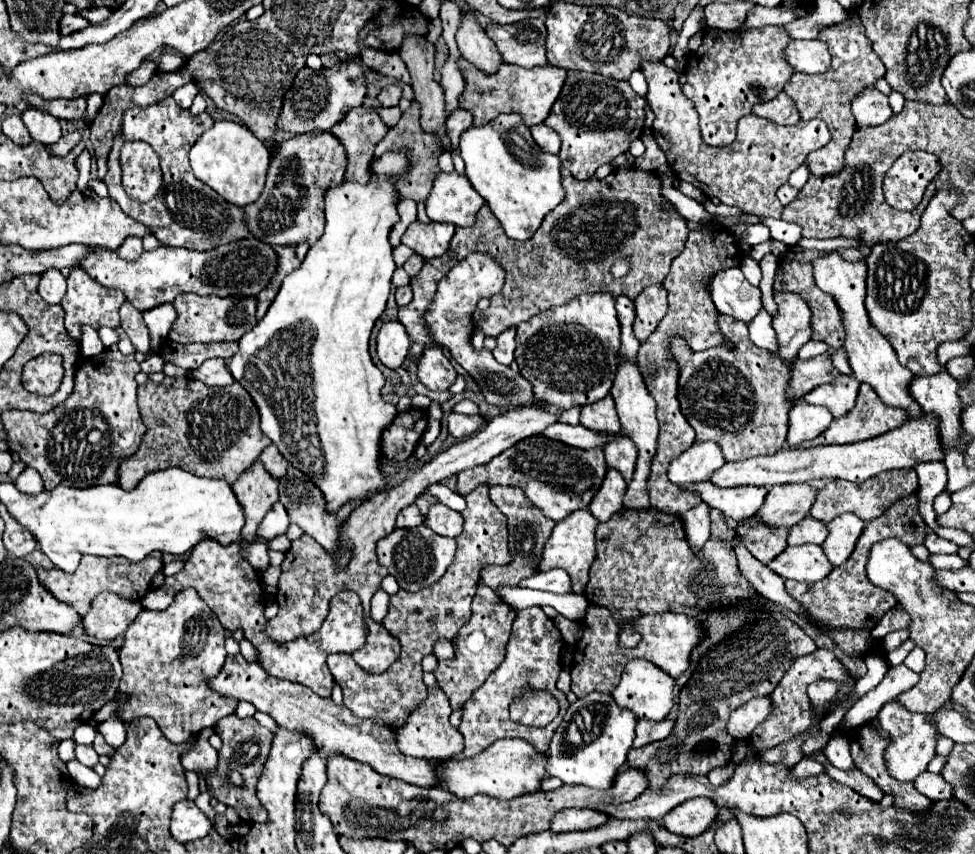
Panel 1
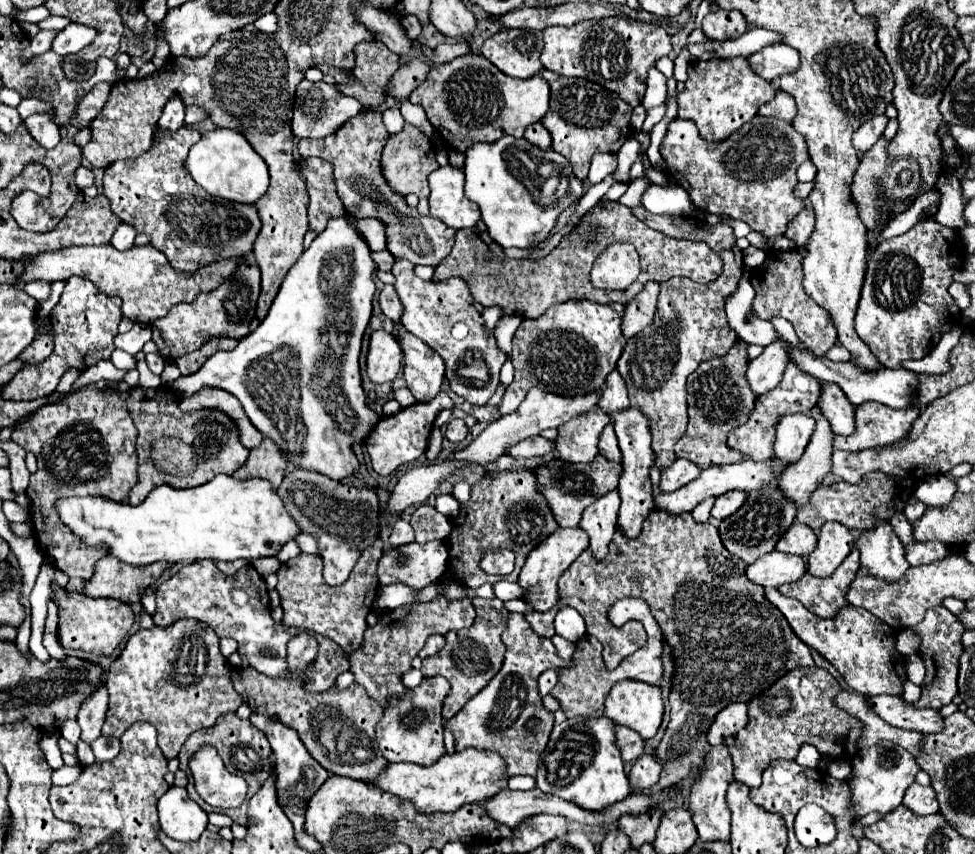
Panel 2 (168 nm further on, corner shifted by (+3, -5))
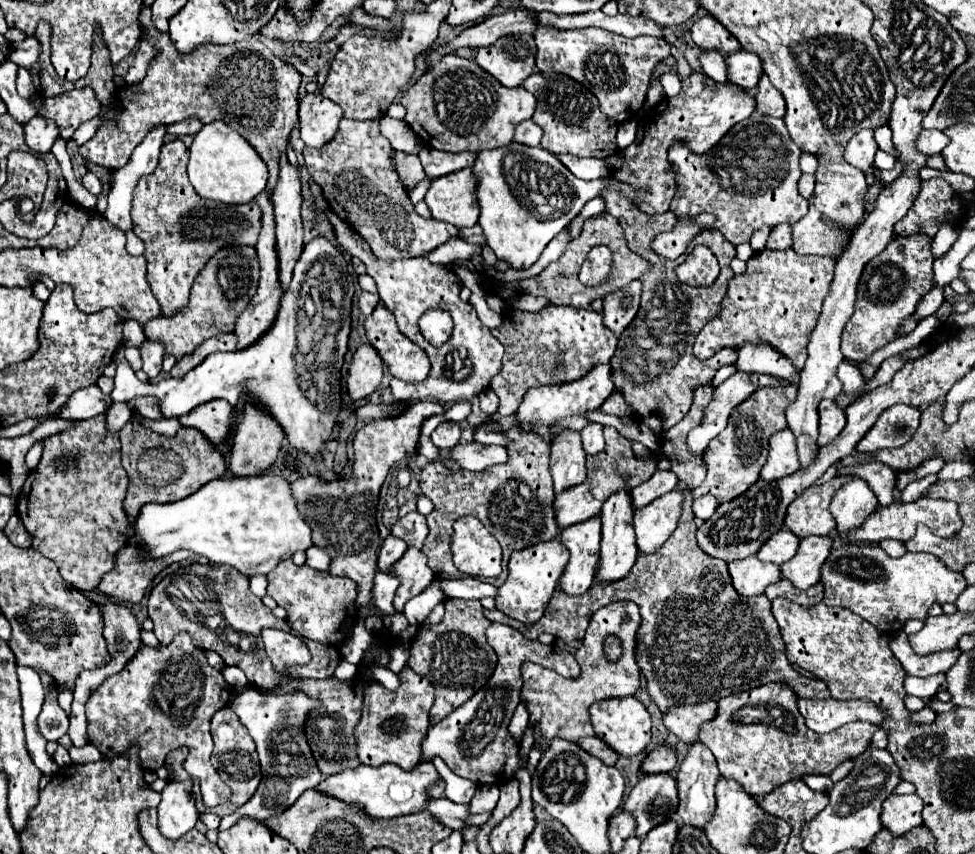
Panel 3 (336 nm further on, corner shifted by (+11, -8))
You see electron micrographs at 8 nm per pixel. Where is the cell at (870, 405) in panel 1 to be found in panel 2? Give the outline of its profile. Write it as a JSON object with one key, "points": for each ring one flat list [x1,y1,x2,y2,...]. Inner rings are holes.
{"points":[[865,402,865,406,857,406,855,408,855,432,851,436,833,436,833,448,839,450,867,450,867,448,875,448,875,446,887,446,893,444,901,438,907,436,909,428,913,426,915,418,919,416,919,408,909,408,909,410,893,410,885,404,877,404,877,402]]}

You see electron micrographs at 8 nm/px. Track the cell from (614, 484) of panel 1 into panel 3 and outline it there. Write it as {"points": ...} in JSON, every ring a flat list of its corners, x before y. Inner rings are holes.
{"points":[[593,517,583,523,561,529,559,541,569,551,569,561,559,579,559,591,565,591,565,595,579,597,587,593,593,585,599,561,601,519]]}

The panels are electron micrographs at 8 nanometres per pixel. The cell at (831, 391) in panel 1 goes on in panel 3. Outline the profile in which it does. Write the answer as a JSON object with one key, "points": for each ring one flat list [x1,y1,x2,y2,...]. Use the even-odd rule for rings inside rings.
{"points":[[823,399,819,403,819,439,817,445,831,443,845,427,845,413,835,405,833,399]]}

